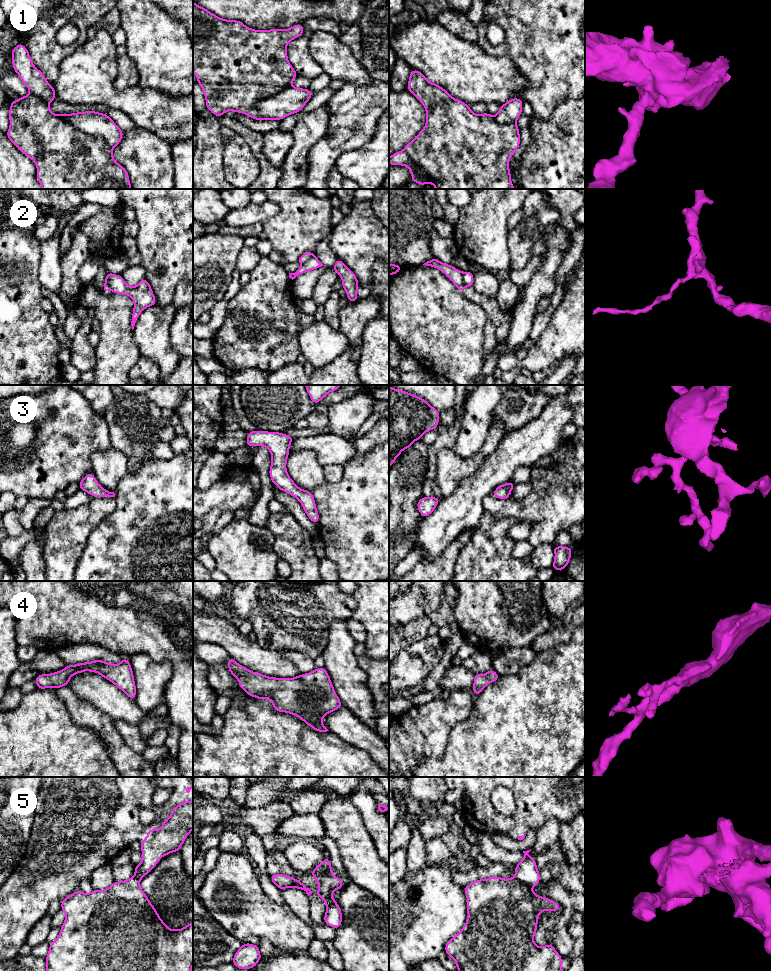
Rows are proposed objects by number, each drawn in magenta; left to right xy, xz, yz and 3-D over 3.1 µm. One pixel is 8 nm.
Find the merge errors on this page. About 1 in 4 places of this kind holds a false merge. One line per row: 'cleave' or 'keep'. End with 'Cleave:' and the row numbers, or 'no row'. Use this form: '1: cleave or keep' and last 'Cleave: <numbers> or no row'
1: cleave
2: cleave
3: keep
4: keep
5: cleave
Cleave: 1, 2, 5

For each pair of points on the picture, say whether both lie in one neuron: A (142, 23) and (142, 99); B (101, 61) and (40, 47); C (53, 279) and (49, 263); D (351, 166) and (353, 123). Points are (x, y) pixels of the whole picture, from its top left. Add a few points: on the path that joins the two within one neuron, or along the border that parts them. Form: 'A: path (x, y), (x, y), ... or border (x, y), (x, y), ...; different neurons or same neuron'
A: border (137, 85), (156, 88), (165, 93); different neurons
B: border (88, 39), (61, 61), (59, 75); different neurons
C: path (50, 275), (50, 267); same neuron
D: border (371, 136), (362, 145), (343, 152), (335, 166); different neurons

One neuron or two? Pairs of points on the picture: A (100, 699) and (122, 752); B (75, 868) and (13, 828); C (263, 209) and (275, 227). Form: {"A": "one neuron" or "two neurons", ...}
{"A": "two neurons", "B": "two neurons", "C": "two neurons"}

